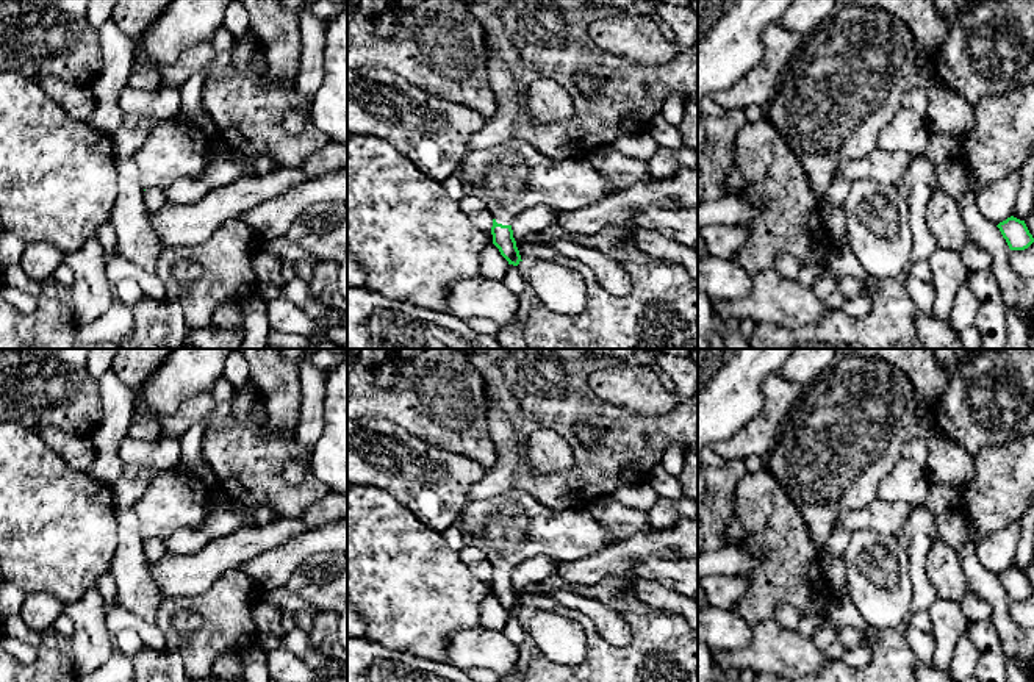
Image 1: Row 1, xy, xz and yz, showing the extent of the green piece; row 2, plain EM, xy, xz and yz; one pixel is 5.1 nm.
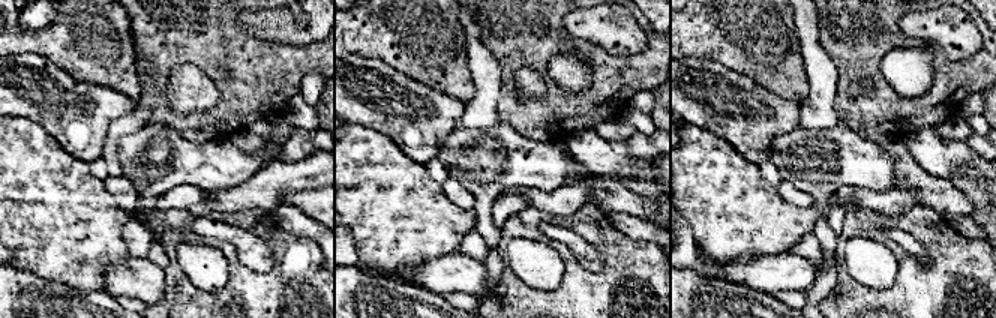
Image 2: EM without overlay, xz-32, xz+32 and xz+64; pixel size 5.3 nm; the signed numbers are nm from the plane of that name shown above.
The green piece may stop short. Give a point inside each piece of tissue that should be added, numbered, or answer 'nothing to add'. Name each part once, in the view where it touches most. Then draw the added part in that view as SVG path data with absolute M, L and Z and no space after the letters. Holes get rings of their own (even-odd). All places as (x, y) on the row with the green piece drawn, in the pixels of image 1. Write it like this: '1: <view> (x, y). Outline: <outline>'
1: xz (509, 179). Outline: M518 138L490 149L468 152L457 175L472 186L471 194L482 200L496 222L502 225L512 225L516 216L533 206L573 213L591 206L613 192L612 181L587 156L552 160Z

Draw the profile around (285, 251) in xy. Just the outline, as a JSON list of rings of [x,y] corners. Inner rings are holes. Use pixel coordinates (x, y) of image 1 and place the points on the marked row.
[[[280,236],[269,241],[261,241],[263,250],[277,257],[280,261],[313,261],[311,257],[297,247],[294,242],[288,241],[286,236]]]

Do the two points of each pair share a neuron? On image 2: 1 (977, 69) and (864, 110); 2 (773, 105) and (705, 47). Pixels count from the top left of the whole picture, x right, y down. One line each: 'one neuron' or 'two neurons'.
1: one neuron
2: two neurons

